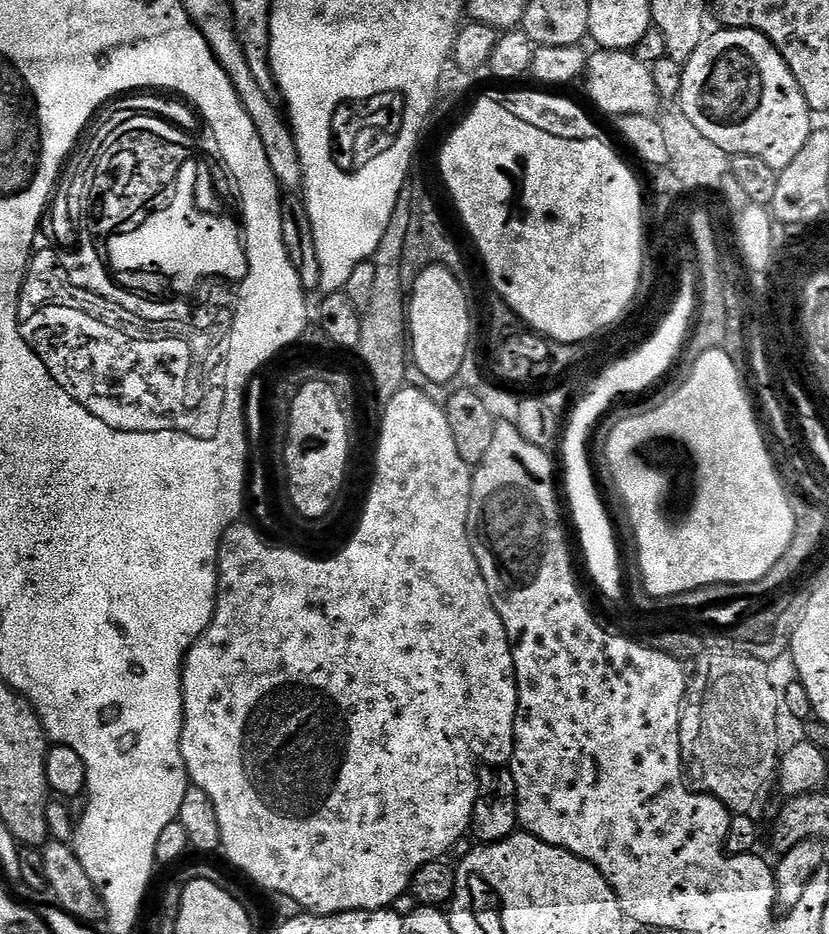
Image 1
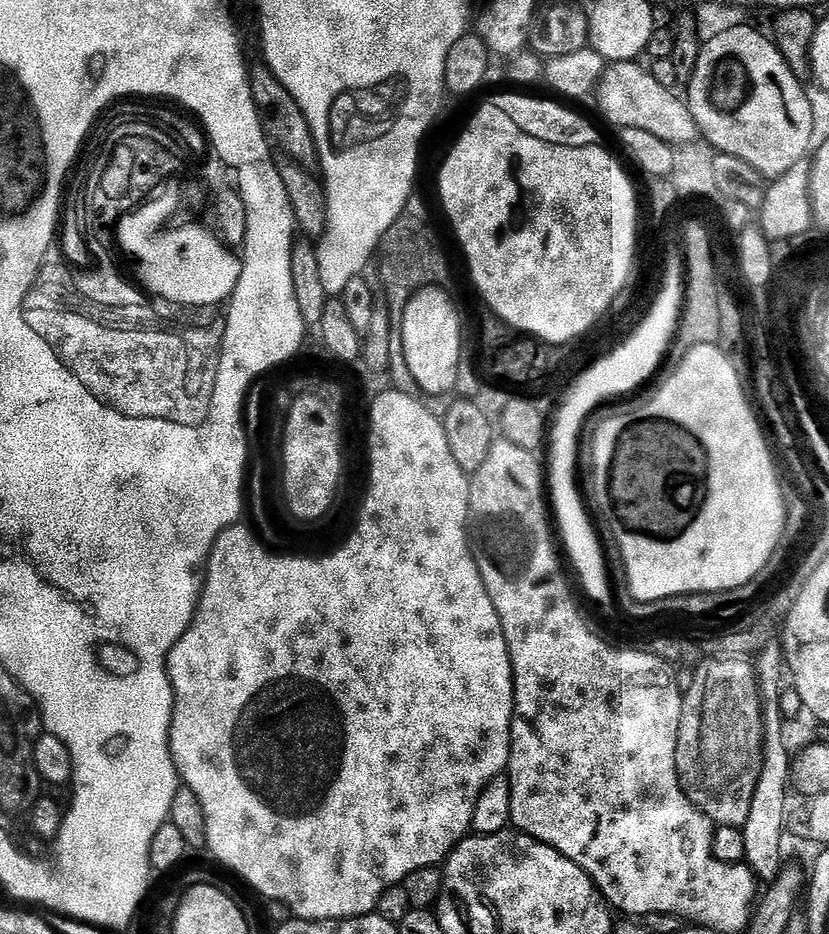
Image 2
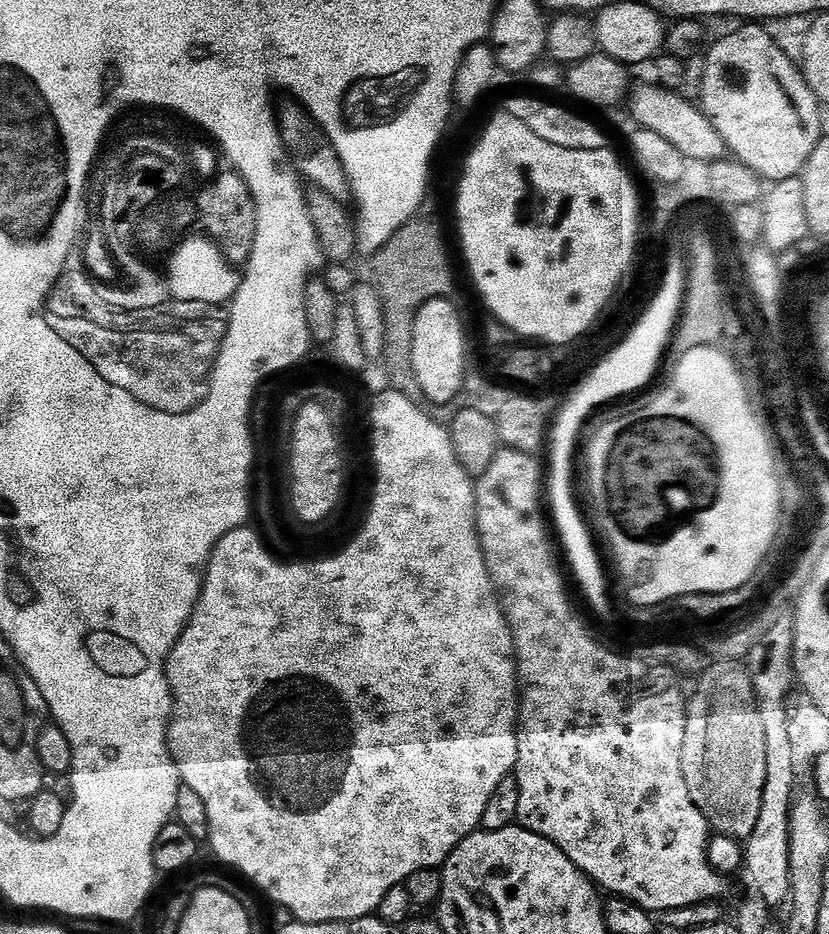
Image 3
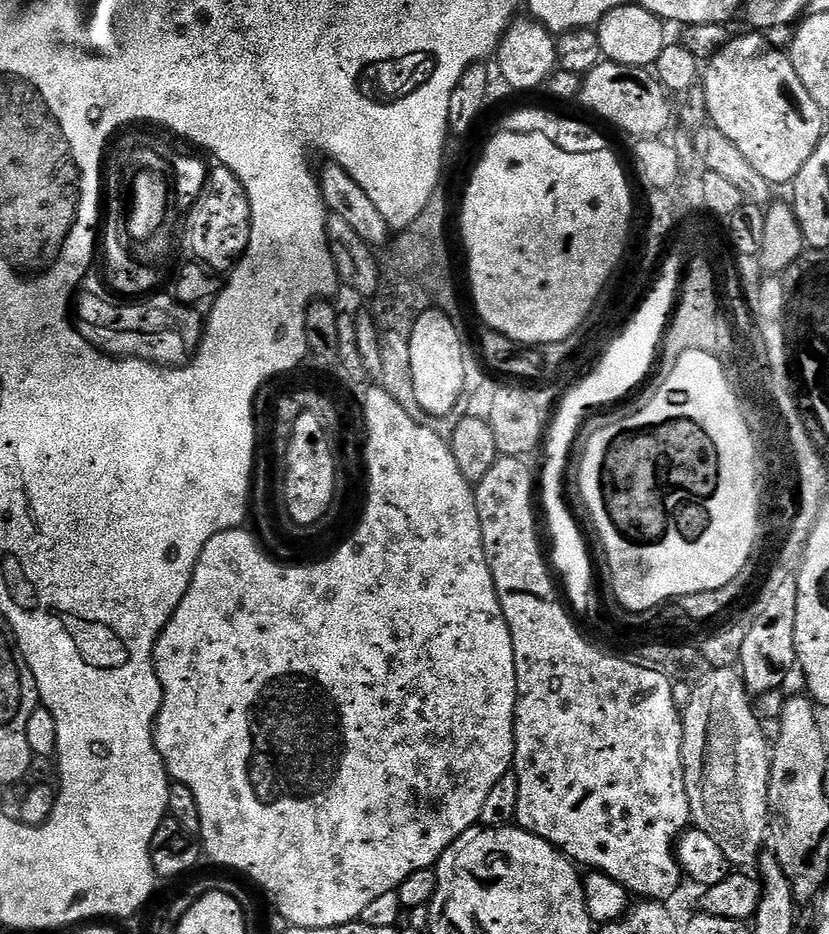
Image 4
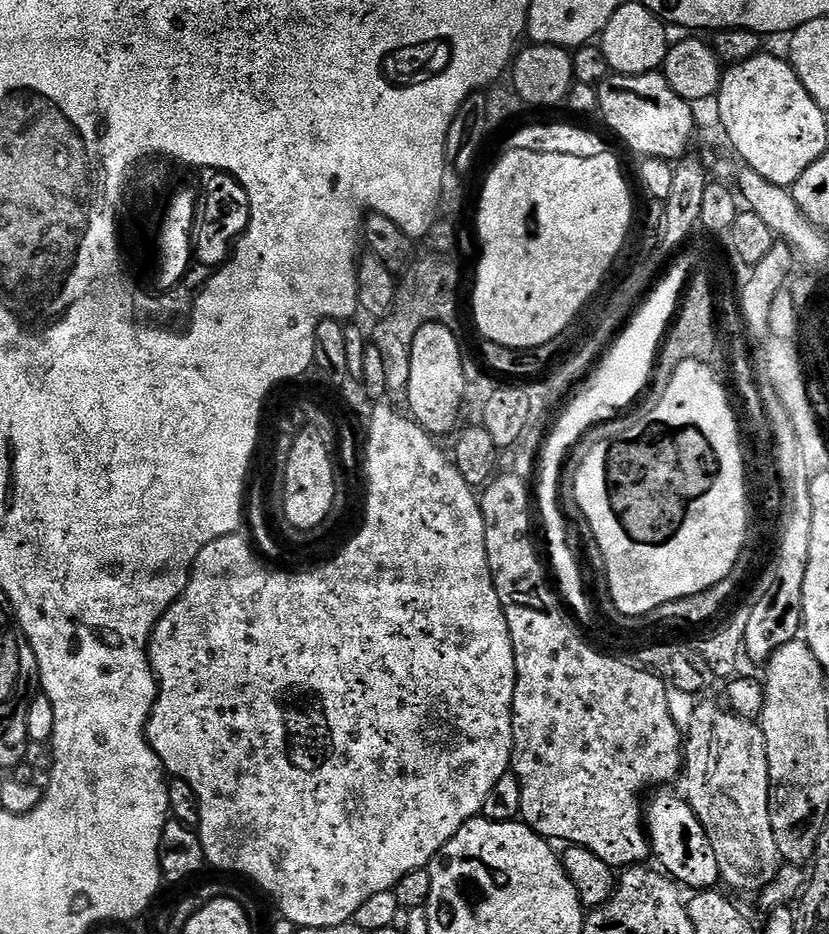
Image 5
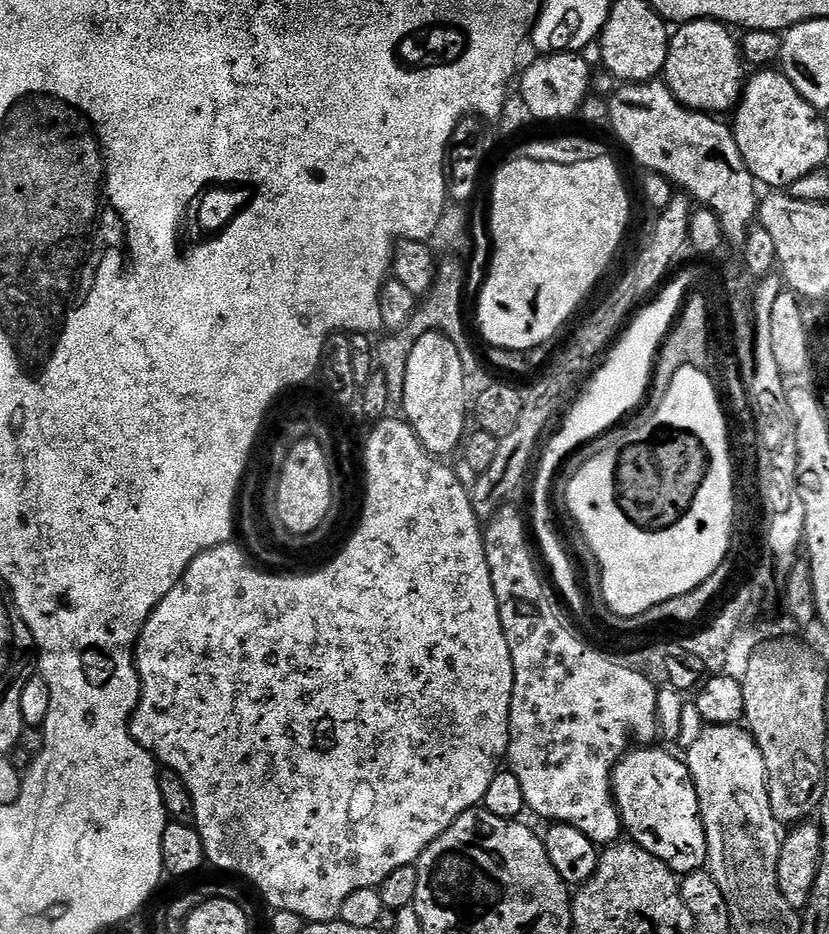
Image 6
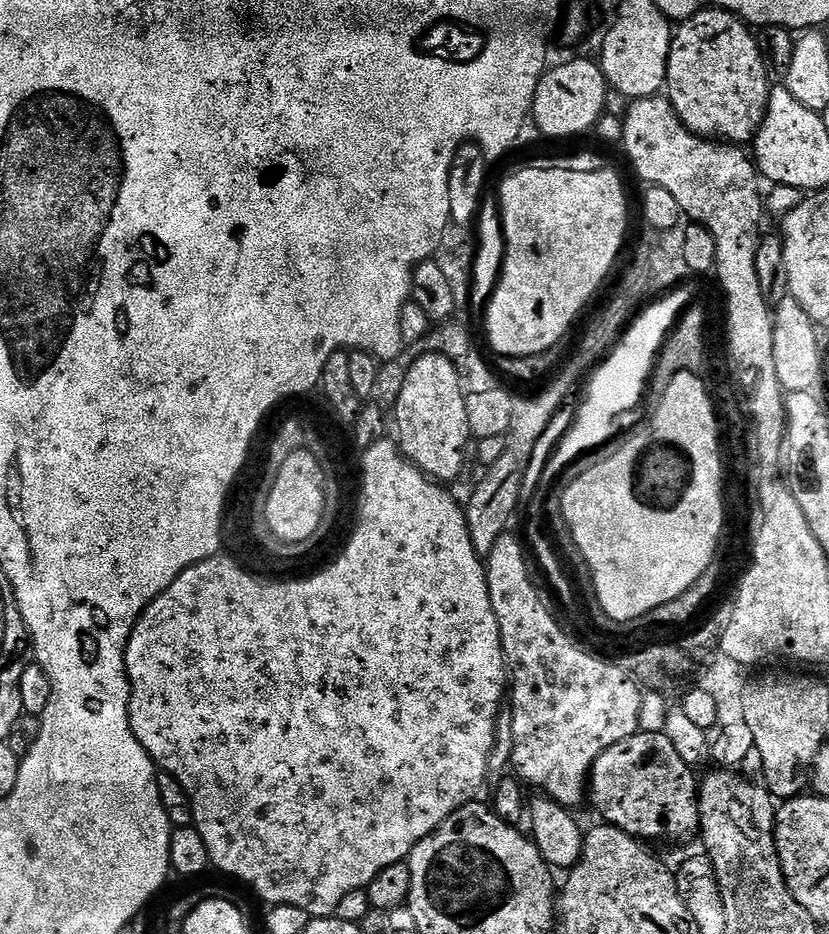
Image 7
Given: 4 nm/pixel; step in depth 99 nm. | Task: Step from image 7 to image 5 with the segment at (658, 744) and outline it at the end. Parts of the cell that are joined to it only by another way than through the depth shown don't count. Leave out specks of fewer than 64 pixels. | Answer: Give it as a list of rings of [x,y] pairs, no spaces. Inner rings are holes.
[[[657,791],[653,795],[657,796],[646,804],[646,835],[654,860],[656,856],[655,863],[677,885],[685,889],[686,887],[692,888],[691,890],[715,889],[721,883],[718,858],[714,854],[714,846],[710,846],[710,838],[702,822],[687,806],[672,808],[668,812],[668,796],[664,792],[667,791]]]

